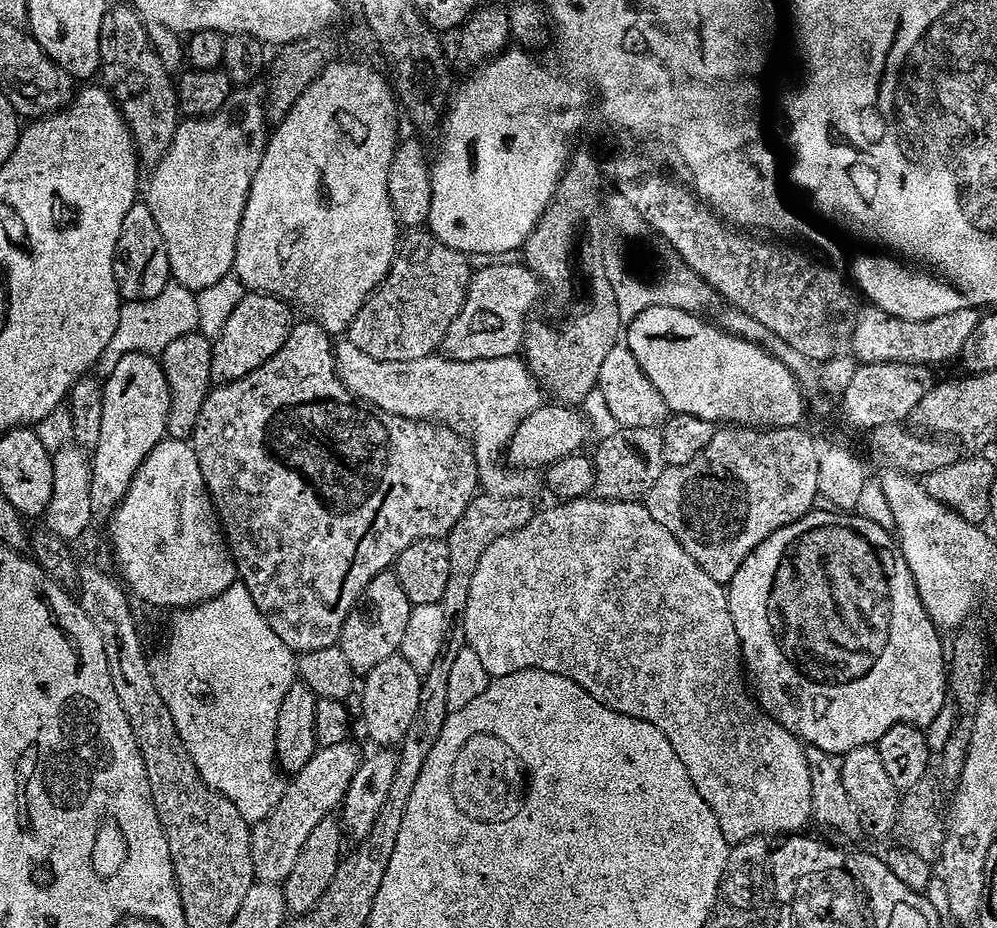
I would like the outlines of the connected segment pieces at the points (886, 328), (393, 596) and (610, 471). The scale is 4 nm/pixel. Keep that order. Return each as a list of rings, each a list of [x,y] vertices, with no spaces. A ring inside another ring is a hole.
[[[868,306],[860,317],[855,317],[857,320],[856,329],[852,332],[852,352],[861,365],[894,362],[933,366],[932,364],[954,357],[957,359],[963,353],[965,344],[976,329],[981,315],[979,309],[967,308],[939,315],[938,318],[908,320],[888,315],[875,306]]]
[[[387,570],[378,574],[363,592],[362,607],[349,613],[339,630],[338,649],[343,663],[353,673],[366,674],[381,661],[389,659],[397,651],[404,629],[409,627],[413,611],[414,605],[403,593],[395,571]]]
[[[617,427],[615,431],[601,442],[600,449],[594,455],[594,492],[599,499],[609,502],[636,502],[647,497],[665,474],[664,434],[659,427]]]

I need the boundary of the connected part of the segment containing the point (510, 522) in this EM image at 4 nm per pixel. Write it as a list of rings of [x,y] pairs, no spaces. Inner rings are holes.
[[[484,494],[474,499],[466,509],[464,519],[457,522],[455,531],[450,536],[451,576],[447,595],[442,601],[445,617],[463,617],[464,609],[468,607],[468,585],[476,573],[480,555],[498,538],[509,536],[511,532],[517,532],[532,521],[534,507],[532,508],[530,501],[528,498],[497,498]]]

